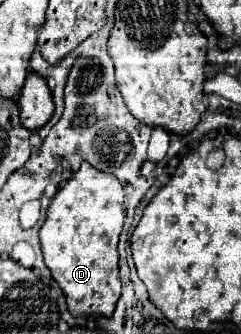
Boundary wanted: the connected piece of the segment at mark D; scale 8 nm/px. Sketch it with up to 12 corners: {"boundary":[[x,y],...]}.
{"boundary":[[83,166],[41,248],[73,316],[121,296],[123,184]]}

